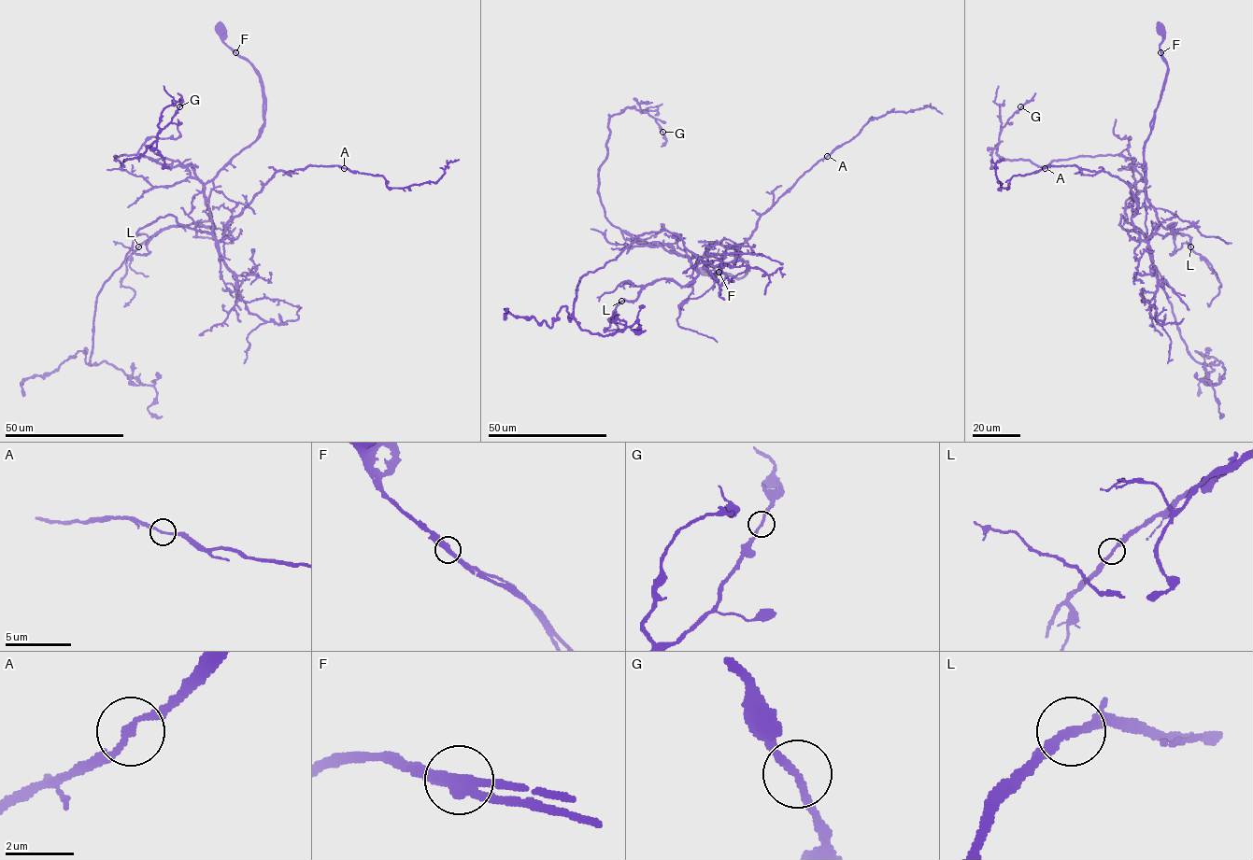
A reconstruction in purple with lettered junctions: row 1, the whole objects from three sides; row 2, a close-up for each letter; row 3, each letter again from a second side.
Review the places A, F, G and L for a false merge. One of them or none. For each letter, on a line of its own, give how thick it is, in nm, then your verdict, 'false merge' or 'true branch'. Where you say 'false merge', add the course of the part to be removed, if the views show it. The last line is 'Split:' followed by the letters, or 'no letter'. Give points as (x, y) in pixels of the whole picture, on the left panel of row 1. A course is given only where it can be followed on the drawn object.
A: calibre 160 nm; true branch
F: calibre 400 nm; false merge; course (235, 52), (263, 84), (263, 127), (205, 184), (184, 165), (115, 159), (156, 139), (176, 102), (163, 86)
G: calibre 200 nm; true branch
L: calibre 240 nm; true branch
Split: F

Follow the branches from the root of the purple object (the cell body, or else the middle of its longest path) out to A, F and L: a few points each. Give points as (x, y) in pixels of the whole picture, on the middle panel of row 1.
A: (703, 270), (745, 275), (748, 266), (736, 256), (691, 256), (702, 258), (714, 242), (742, 244), (827, 155)
F: (703, 270), (704, 273), (711, 270), (719, 272)
L: (703, 270), (740, 278), (748, 266), (730, 254), (688, 256), (698, 274), (691, 280), (656, 279), (621, 301)

